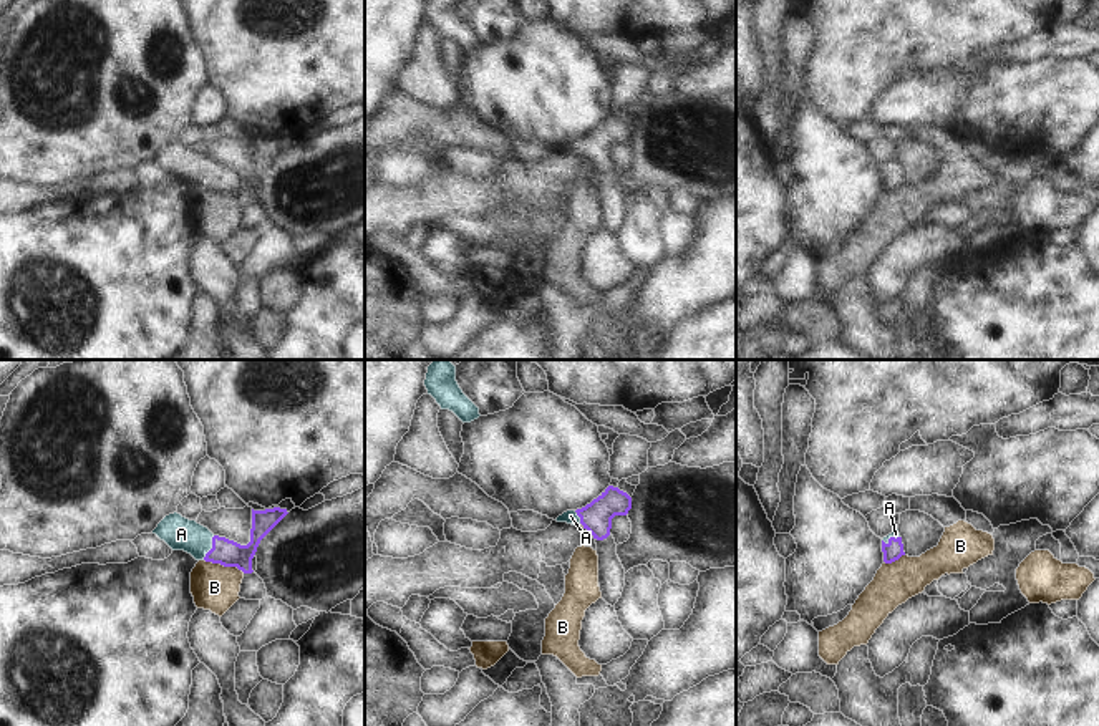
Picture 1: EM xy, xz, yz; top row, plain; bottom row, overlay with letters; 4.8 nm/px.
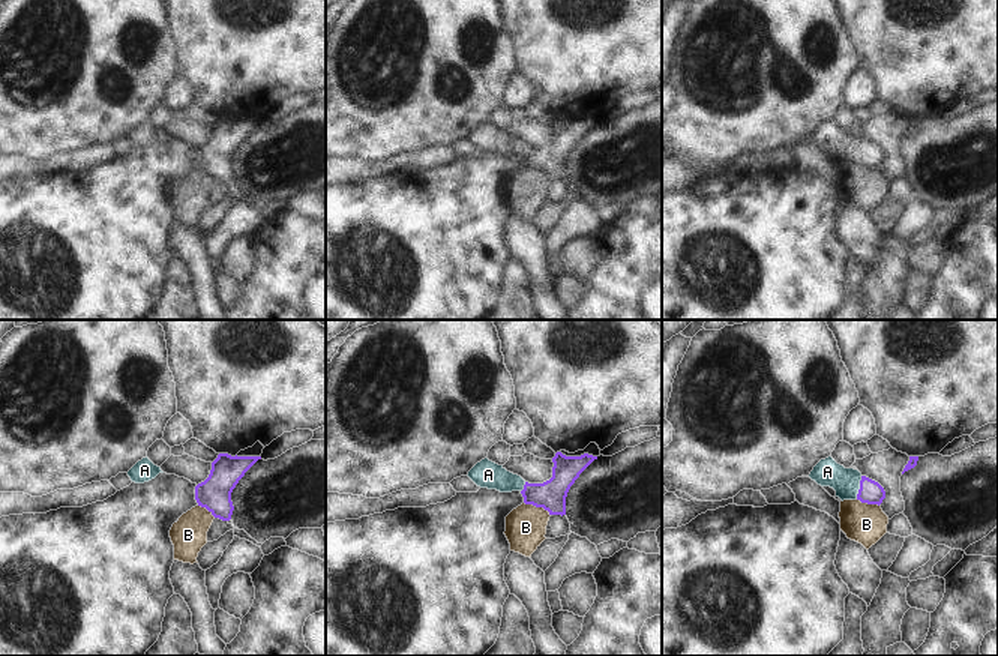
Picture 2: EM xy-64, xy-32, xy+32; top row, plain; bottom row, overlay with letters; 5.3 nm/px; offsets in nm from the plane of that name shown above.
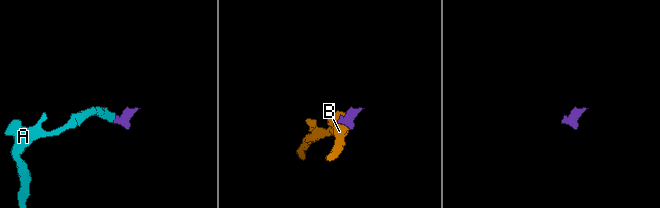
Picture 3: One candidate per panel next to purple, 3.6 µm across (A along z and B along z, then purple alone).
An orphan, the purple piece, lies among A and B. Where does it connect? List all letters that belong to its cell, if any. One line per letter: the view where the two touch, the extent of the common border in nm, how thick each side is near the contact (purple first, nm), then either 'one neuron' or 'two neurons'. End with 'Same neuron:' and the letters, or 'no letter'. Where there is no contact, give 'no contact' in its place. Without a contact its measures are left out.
A: xy | 130 nm | 130/160 nm | one neuron
B: xy | 220 nm | 130/220 nm | two neurons
Same neuron: A

